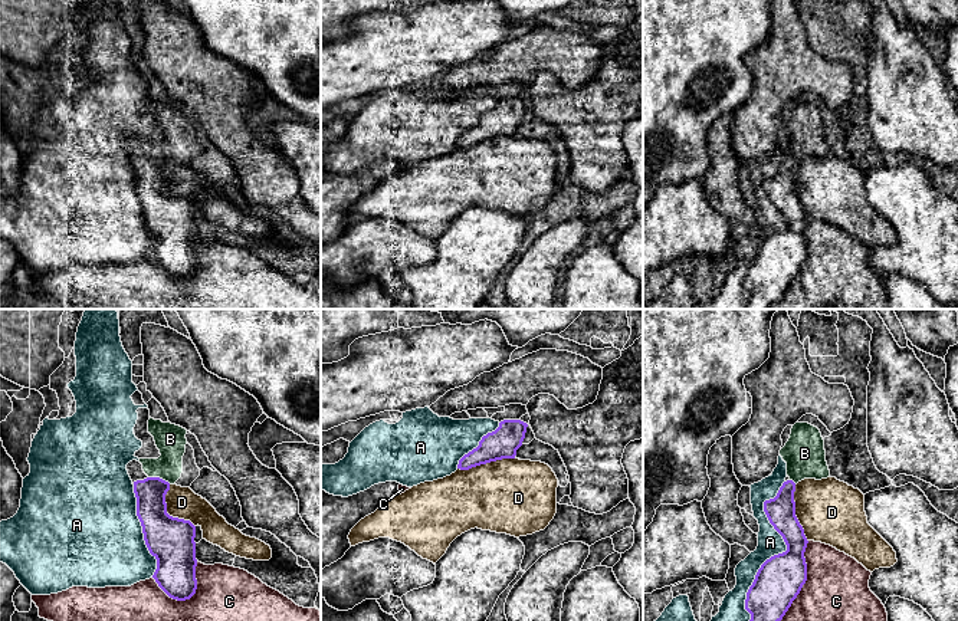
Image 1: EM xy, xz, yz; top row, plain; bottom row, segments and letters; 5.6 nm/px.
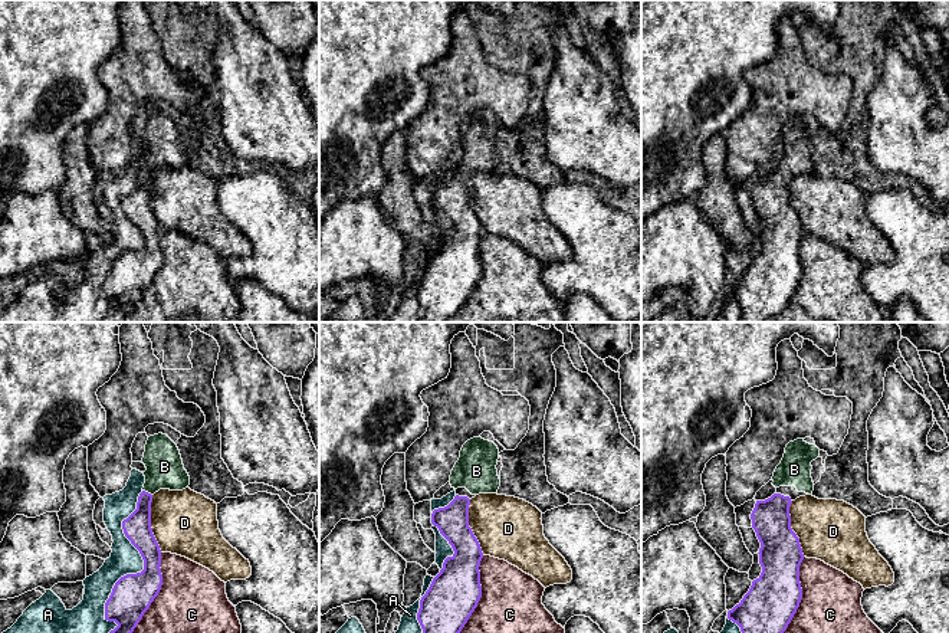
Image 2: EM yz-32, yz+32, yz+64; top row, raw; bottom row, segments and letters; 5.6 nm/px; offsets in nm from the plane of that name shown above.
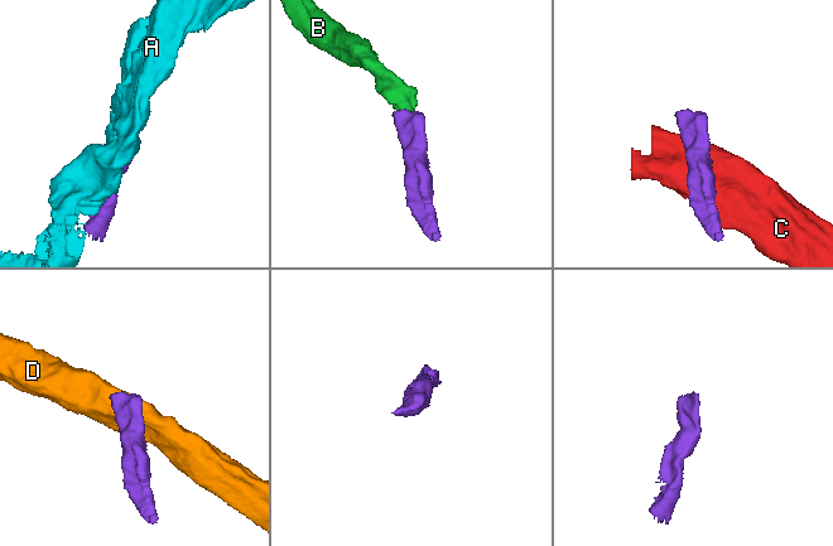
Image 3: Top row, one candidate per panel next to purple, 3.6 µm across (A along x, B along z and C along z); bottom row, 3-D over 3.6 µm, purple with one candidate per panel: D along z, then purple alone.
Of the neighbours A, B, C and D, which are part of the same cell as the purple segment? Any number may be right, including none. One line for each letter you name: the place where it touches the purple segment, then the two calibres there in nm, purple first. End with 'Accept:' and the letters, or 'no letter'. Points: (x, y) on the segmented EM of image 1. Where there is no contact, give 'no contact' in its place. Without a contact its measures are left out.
B: contact xy (160, 479); calibres 180 and 170 nm
Accept: B

